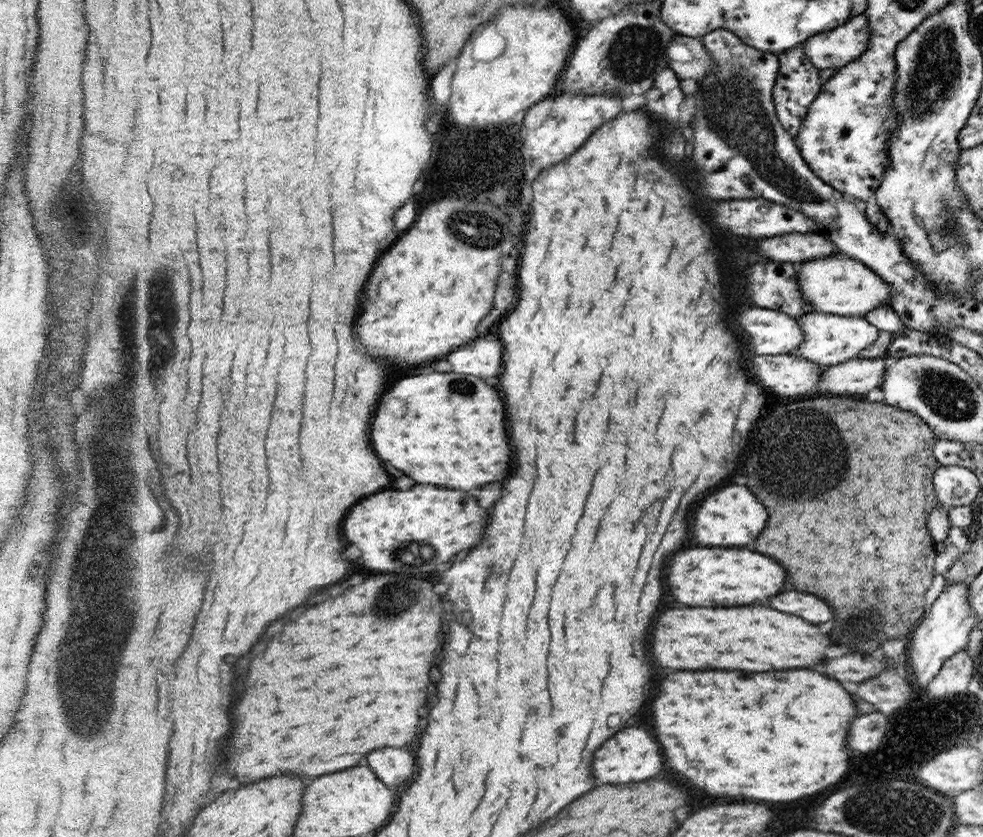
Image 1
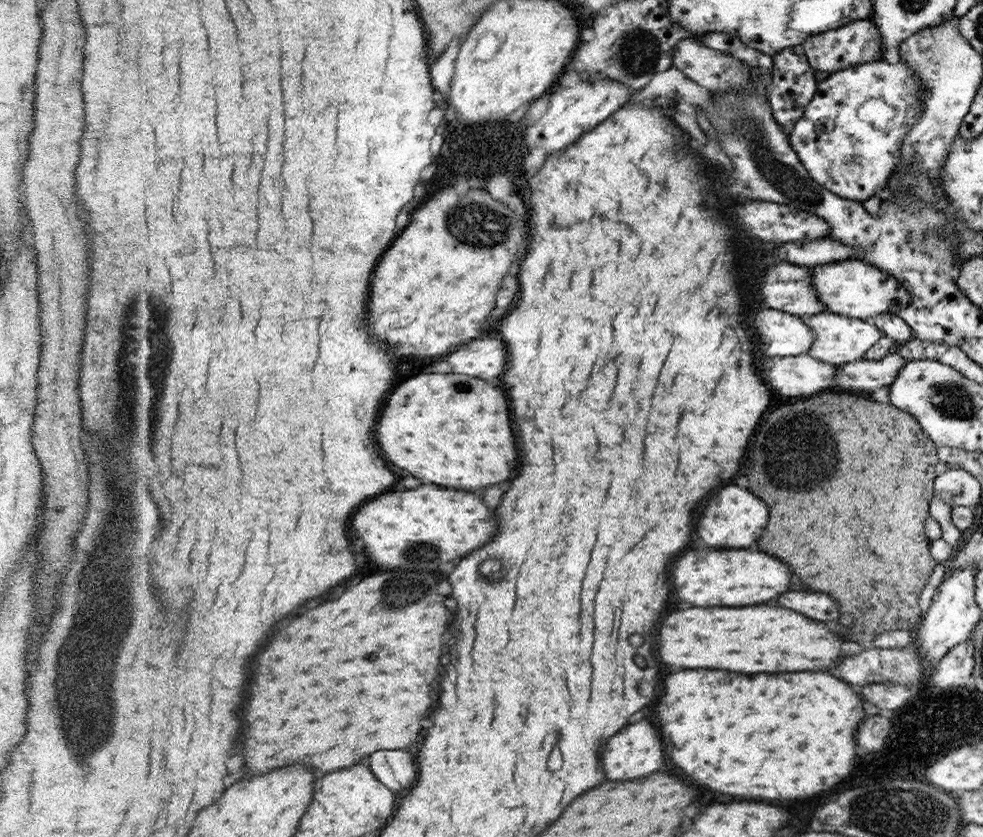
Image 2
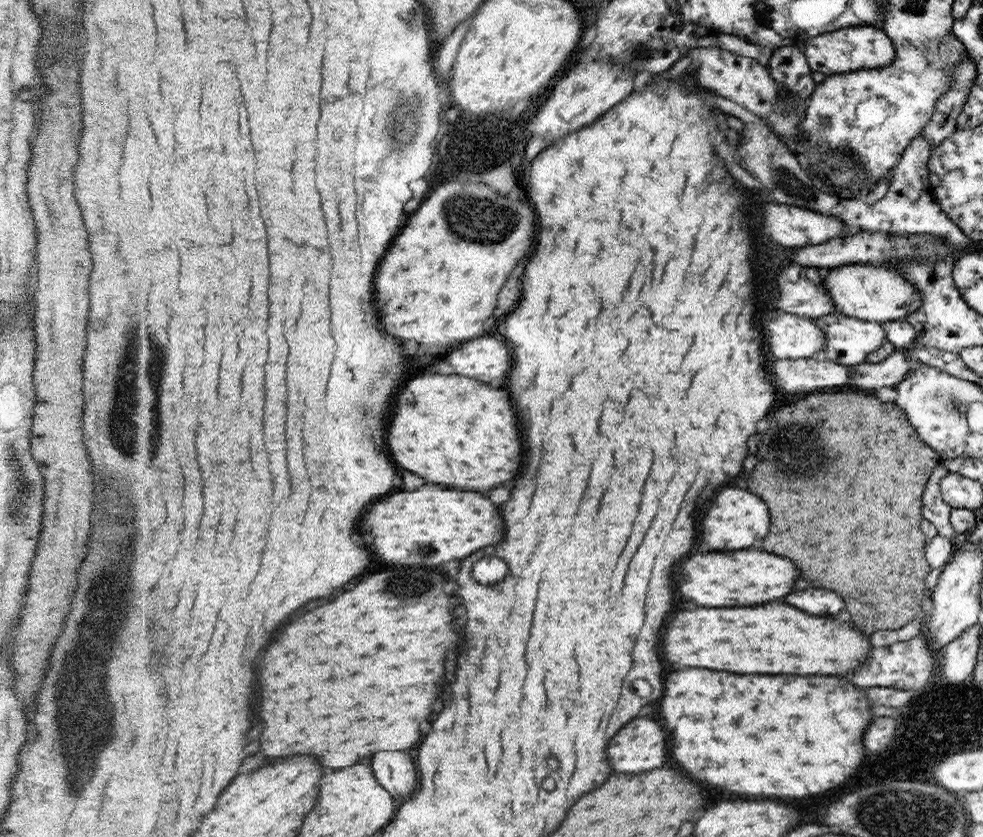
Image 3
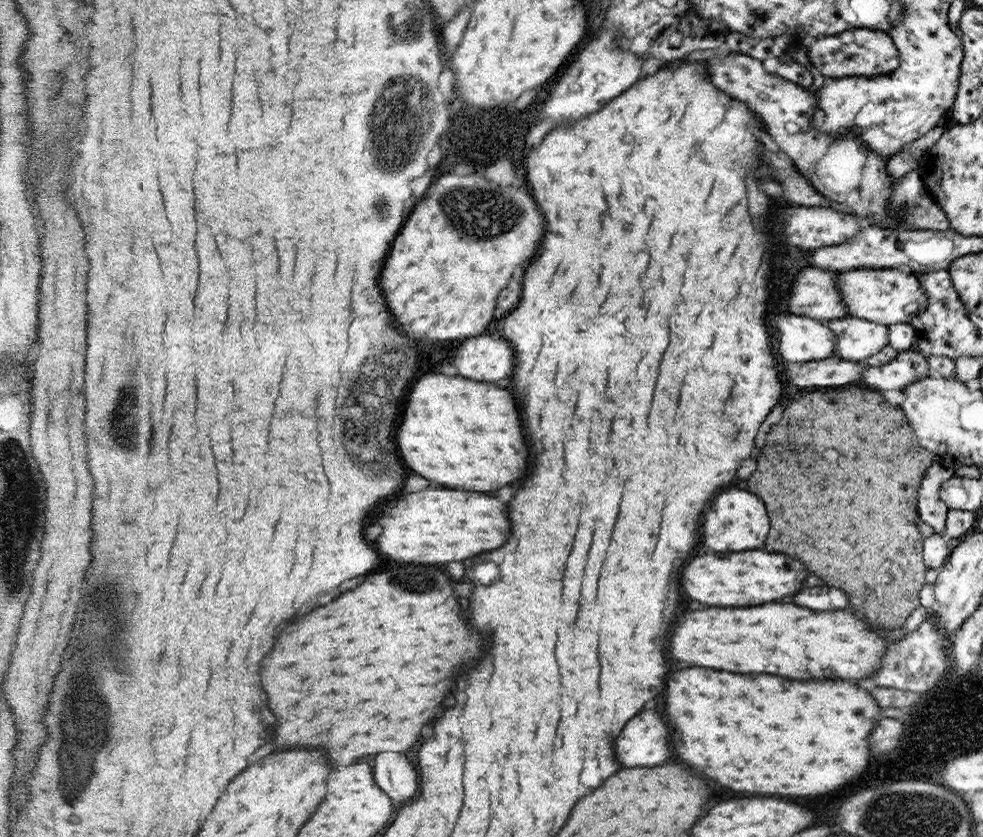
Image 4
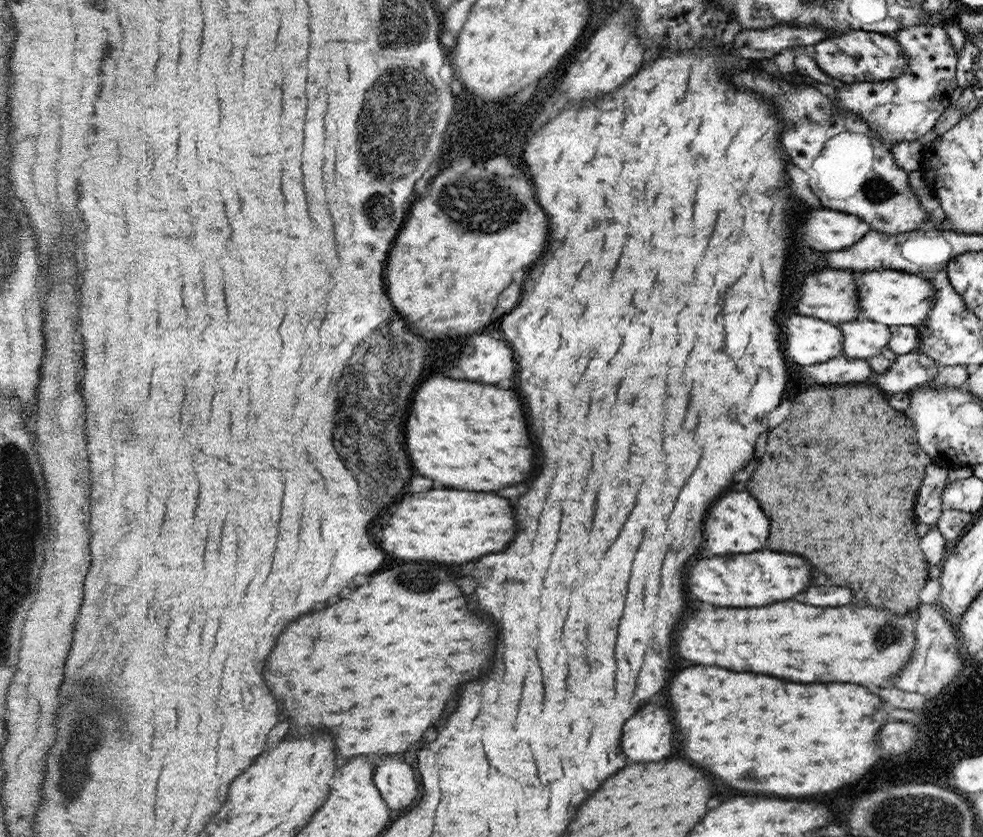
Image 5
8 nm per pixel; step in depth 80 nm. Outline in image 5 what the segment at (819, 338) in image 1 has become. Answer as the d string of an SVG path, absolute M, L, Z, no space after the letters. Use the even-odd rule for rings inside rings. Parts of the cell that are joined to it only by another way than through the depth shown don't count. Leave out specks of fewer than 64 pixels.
M853 320L838 324L845 336L843 352L846 358L869 359L889 349L891 326L882 323Z

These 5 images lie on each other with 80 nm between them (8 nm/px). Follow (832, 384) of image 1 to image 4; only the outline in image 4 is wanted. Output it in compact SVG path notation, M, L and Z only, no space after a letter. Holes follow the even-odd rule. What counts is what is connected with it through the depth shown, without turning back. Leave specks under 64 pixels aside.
M915 349L902 351L884 366L869 366L860 378L867 388L878 391L904 390L909 384L929 376L930 367L925 355Z

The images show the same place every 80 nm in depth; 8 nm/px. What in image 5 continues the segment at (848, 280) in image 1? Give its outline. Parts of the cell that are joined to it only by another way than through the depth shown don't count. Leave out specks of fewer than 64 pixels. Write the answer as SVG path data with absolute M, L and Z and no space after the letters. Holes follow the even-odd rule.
M899 270L856 271L855 283L859 296L859 317L857 320L866 320L882 323L886 326L913 326L926 321L935 305L935 288L931 282L922 279L920 274L910 274Z

